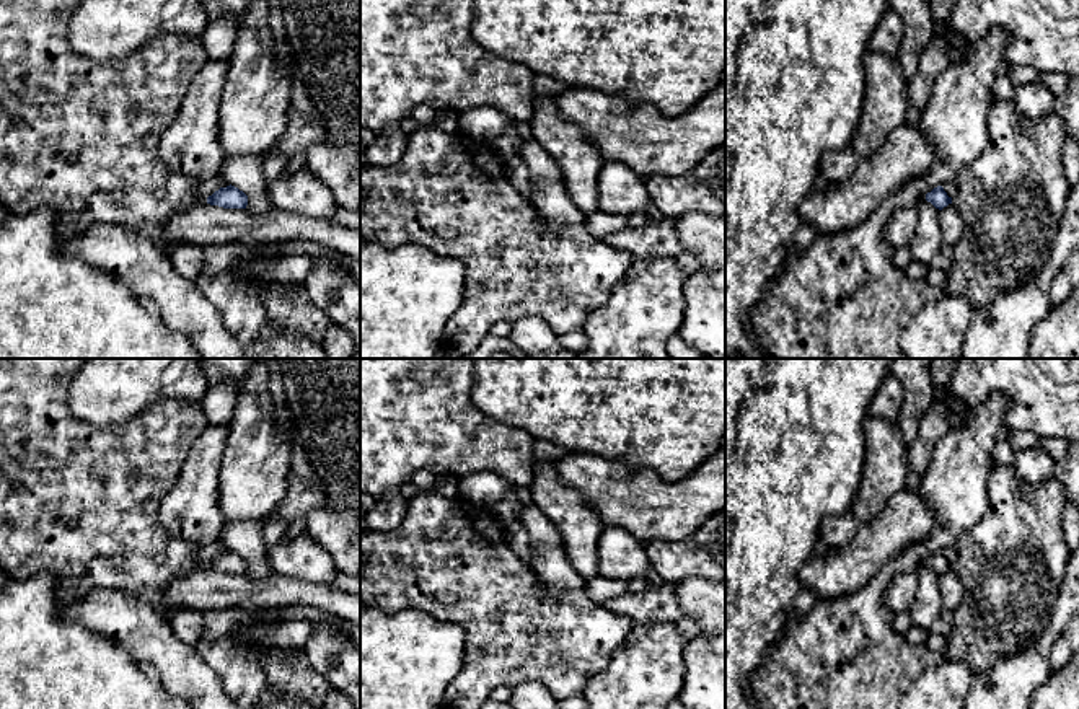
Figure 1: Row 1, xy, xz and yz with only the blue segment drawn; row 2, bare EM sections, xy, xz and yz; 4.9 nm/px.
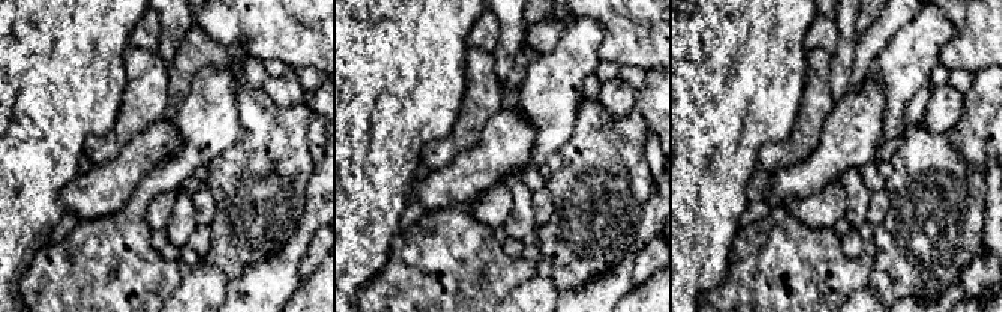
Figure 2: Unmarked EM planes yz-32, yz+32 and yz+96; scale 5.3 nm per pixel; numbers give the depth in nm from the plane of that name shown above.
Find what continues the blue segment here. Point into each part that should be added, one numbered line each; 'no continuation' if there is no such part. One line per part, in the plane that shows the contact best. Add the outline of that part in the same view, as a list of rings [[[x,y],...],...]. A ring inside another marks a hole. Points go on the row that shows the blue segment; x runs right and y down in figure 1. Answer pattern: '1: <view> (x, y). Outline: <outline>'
no continuation

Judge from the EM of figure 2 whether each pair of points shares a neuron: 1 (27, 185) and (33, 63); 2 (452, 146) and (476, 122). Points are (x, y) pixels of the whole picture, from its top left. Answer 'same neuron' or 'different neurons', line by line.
1: same neuron
2: same neuron

